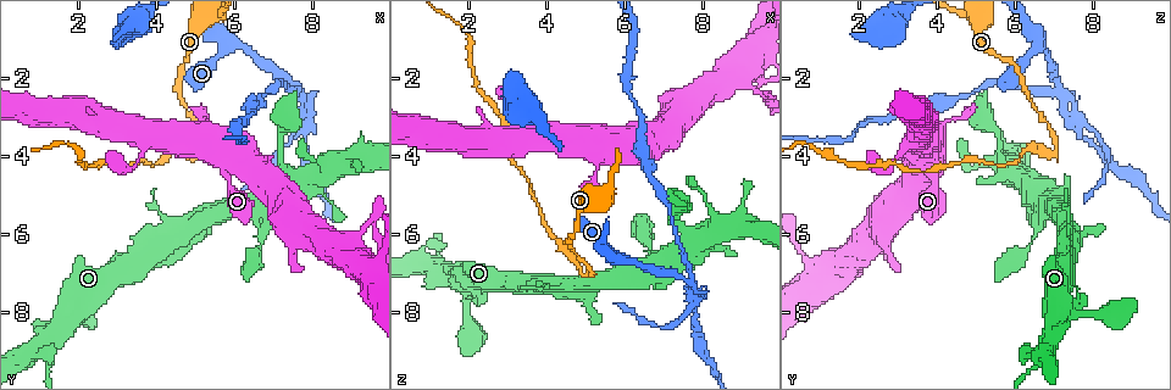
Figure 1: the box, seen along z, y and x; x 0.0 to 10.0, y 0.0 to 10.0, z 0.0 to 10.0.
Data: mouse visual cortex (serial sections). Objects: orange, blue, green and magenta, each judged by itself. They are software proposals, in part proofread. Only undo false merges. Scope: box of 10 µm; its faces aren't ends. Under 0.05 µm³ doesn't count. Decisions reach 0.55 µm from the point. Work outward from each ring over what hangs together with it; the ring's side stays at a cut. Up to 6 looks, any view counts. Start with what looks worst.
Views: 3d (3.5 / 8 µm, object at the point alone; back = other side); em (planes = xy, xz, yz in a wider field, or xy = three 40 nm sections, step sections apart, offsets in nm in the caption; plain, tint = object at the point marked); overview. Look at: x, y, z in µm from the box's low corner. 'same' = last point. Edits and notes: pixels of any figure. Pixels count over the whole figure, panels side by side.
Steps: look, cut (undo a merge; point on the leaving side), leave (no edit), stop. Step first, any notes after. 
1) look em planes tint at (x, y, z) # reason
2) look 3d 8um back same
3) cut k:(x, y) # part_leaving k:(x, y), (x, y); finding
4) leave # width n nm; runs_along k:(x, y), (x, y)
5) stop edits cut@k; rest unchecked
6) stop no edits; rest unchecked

look em xy step 3 tint at (7.75, 2.40, 7.10) # thin neck

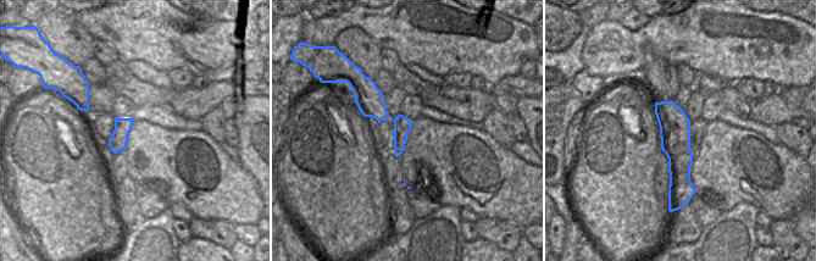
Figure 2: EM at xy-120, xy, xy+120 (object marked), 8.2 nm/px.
look 3d 3.5um same # see where the arms go

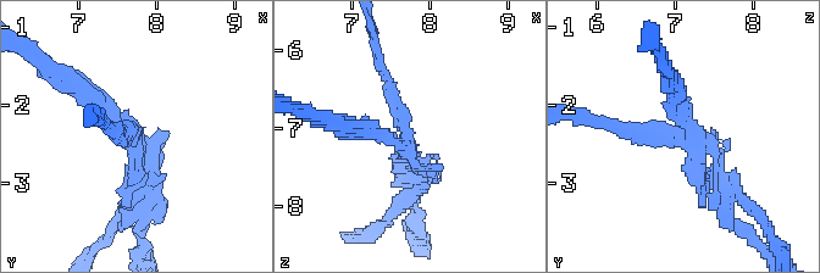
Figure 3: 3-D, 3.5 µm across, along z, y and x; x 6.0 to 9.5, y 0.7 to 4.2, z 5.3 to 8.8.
cut 3:(394, 96) # width 140 nm; a second cell is stuck on

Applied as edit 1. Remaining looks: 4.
look overview # redraw

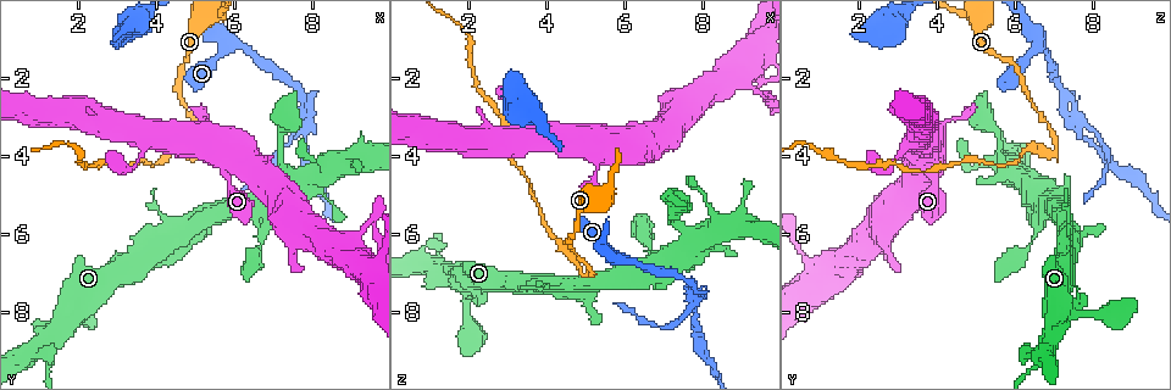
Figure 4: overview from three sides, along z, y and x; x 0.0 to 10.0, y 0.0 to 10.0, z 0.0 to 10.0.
look 3d 3.5um at (5.10, 3.90, 7.05) # sharp bend

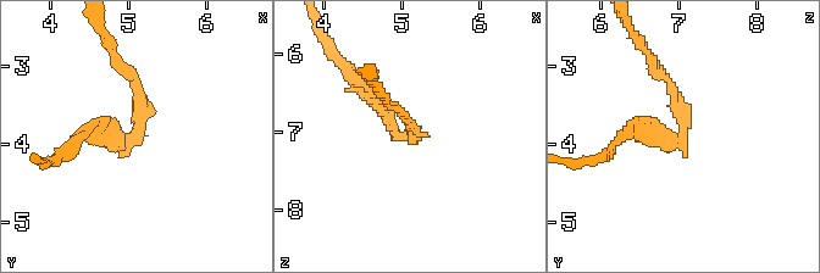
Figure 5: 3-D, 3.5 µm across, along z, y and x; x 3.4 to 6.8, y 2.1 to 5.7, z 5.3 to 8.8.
look em xy step 1 tint at (5.05, 3.85, 7.05) # shape alone is not enough

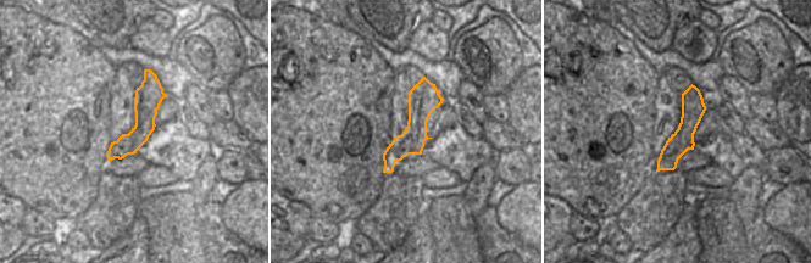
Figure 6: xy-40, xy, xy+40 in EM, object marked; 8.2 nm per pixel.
cut 5:(101, 122) # border 6:(116, 141), (115, 157); two cells meet here

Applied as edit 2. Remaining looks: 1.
stop edits cut@3, cut@5; rest unchecked

